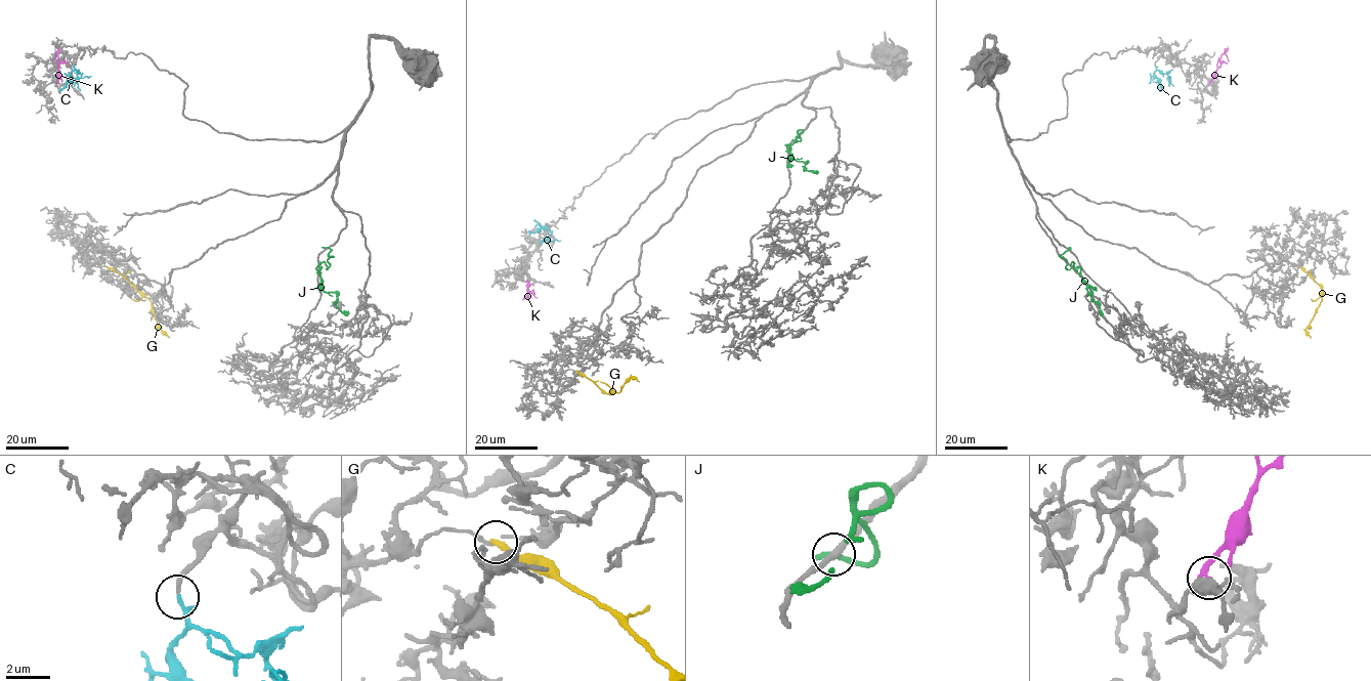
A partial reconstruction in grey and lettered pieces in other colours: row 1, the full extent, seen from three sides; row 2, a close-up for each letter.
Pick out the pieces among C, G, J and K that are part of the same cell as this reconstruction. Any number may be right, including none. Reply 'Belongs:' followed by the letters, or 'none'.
Belongs: C

